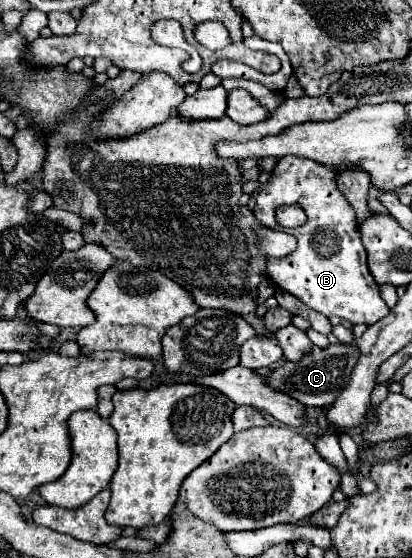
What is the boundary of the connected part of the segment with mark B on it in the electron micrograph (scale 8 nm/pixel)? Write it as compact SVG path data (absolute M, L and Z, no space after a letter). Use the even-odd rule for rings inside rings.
M300 156L280 158L270 180L260 186L254 214L264 226L288 232L298 240L298 248L290 256L268 262L268 276L282 290L294 294L308 308L314 308L324 316L340 316L352 324L374 324L390 312L378 294L376 280L368 270L356 214L338 192L332 168ZM284 204L300 204L308 216L308 222L300 228L280 226L276 220L276 210Z

